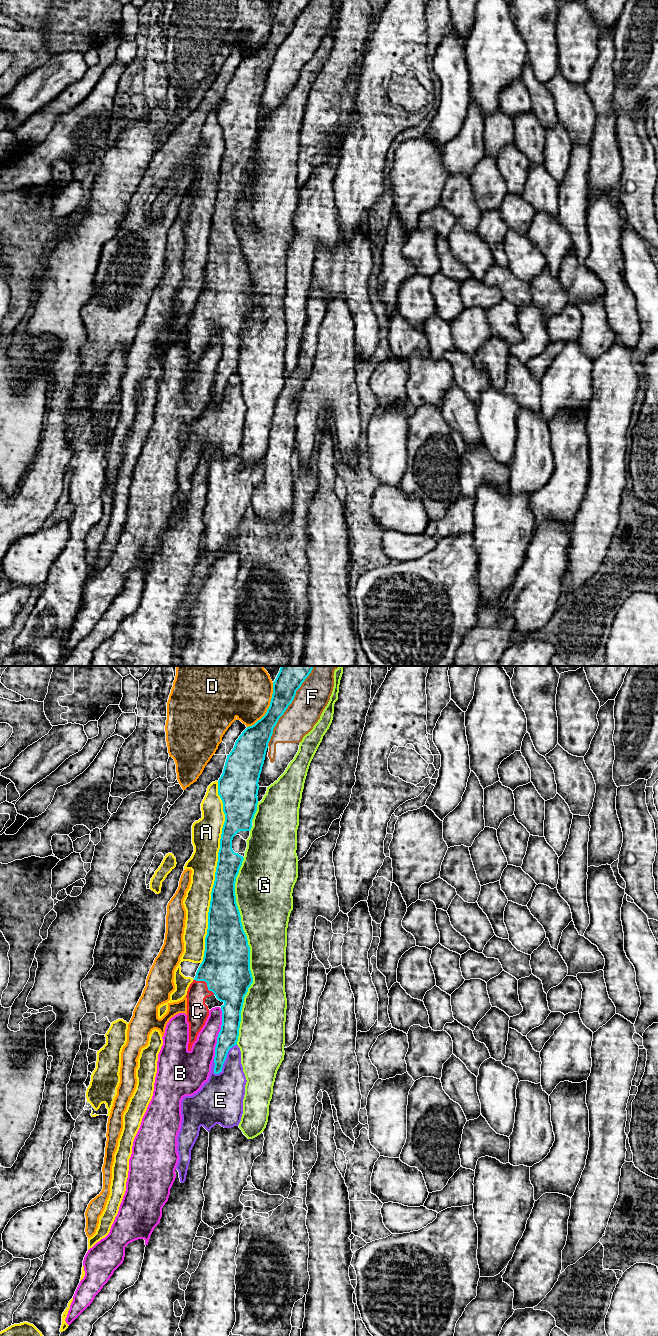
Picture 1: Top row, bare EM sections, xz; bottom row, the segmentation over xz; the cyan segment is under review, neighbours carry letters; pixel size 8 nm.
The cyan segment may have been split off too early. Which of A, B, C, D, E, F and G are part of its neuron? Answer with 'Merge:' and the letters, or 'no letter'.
Merge: C

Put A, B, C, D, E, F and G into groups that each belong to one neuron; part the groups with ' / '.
A / B / C / D / E / F / G

